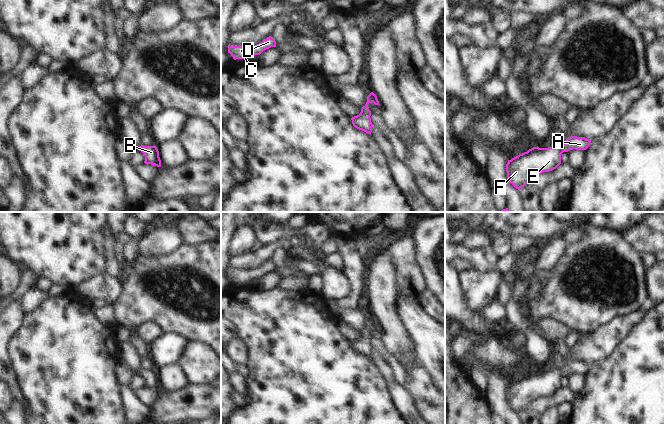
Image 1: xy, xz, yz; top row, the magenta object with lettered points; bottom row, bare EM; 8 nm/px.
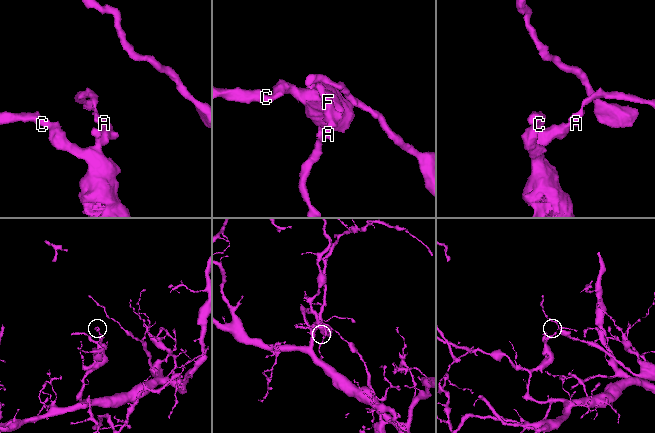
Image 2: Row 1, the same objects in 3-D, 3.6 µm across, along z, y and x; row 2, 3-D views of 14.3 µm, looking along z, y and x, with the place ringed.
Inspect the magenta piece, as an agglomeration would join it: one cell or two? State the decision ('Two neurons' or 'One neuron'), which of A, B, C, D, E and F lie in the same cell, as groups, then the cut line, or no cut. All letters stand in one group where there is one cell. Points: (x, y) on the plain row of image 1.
One neuron. Groups: A B C D E F. No split

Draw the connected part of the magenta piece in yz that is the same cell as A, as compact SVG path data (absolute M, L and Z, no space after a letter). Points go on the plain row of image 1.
M571 360L563 369L548 372L533 371L527 376L508 384L506 396L508 405L520 413L532 402L556 393L561 388L561 378L570 374L586 374L591 364L585 361Z

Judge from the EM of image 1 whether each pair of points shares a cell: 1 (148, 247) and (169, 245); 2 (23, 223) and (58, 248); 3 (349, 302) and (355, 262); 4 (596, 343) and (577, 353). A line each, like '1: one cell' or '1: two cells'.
1: one cell
2: one cell
3: one cell
4: one cell

